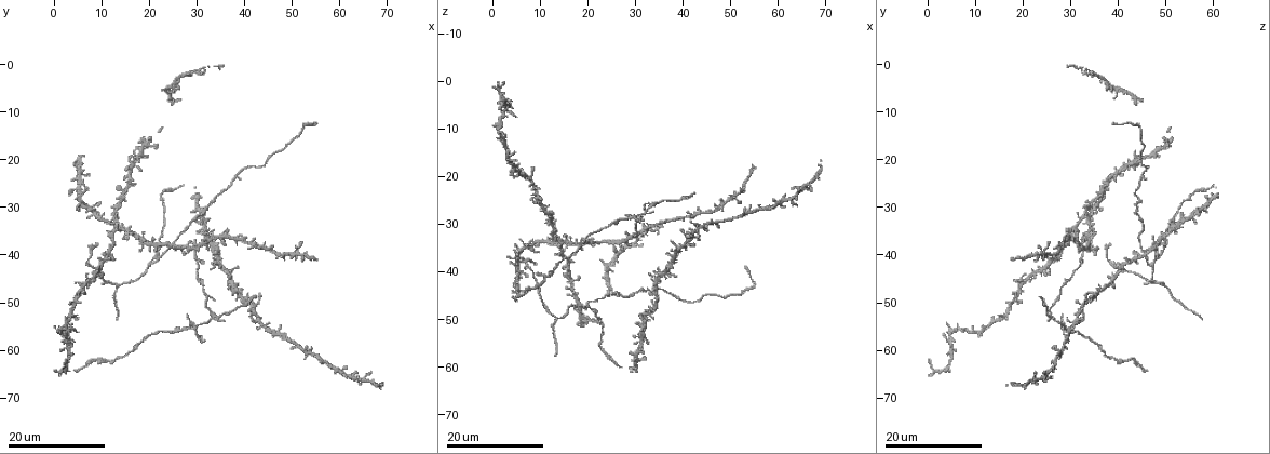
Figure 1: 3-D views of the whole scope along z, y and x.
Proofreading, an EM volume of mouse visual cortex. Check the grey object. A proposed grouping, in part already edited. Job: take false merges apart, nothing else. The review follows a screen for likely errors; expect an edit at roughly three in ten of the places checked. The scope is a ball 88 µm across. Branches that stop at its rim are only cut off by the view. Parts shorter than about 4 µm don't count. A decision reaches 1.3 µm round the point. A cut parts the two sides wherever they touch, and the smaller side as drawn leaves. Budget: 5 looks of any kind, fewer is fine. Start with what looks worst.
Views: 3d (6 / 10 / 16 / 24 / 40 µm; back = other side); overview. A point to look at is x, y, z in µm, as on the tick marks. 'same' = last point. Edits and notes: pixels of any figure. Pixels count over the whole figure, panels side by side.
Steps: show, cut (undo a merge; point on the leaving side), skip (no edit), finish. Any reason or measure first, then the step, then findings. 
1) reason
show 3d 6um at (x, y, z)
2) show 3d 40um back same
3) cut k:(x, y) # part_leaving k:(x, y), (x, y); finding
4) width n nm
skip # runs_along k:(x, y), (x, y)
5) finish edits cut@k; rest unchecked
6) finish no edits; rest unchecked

branch point
show 3d 16um at (14.0, 46.5, 50.0)

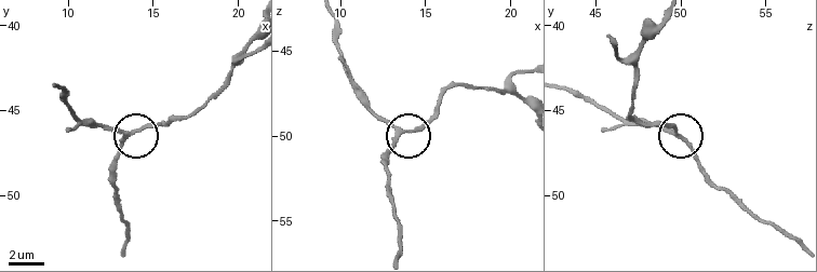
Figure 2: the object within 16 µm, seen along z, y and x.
show 3d 10um at (13.3, 46.6, 49.9)

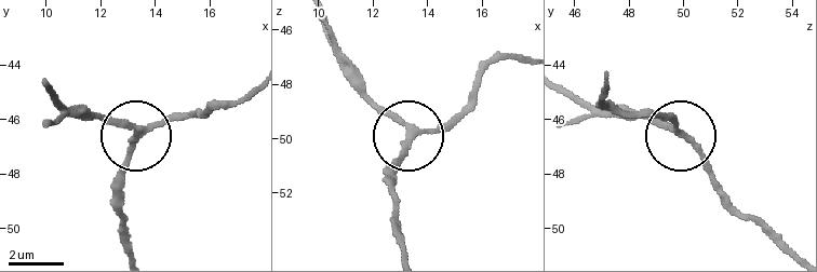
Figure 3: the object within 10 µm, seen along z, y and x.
side_arm 11 um
skip # runs_along 3:(43, 81), (66, 104), (129, 125), (136, 141), (118, 178); continuous, no second neuron

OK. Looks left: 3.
four-way junction
show 3d 24um at (30.0, 41.5, 32.0)

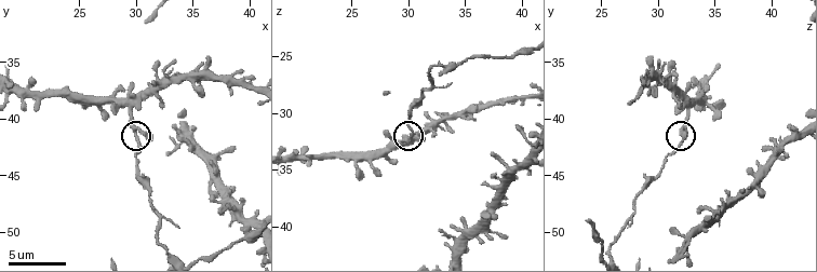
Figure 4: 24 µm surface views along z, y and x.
show 3d 6um at (30.2, 41.8, 32.4)

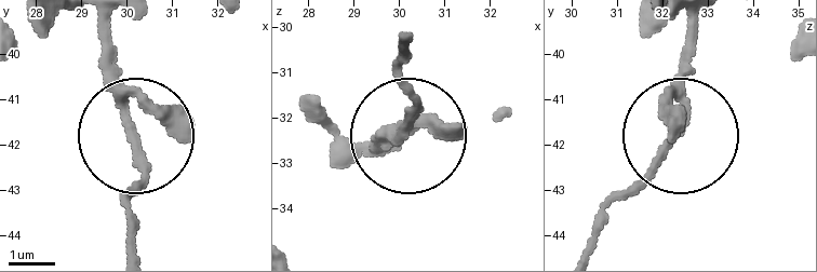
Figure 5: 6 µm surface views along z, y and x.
arms 4
cut 5:(139, 152) # part_leaving 5:(112, 95), (136, 161), (124, 254); a second neuron is stuck on

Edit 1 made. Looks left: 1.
finish edits cut@5; rest unchecked

